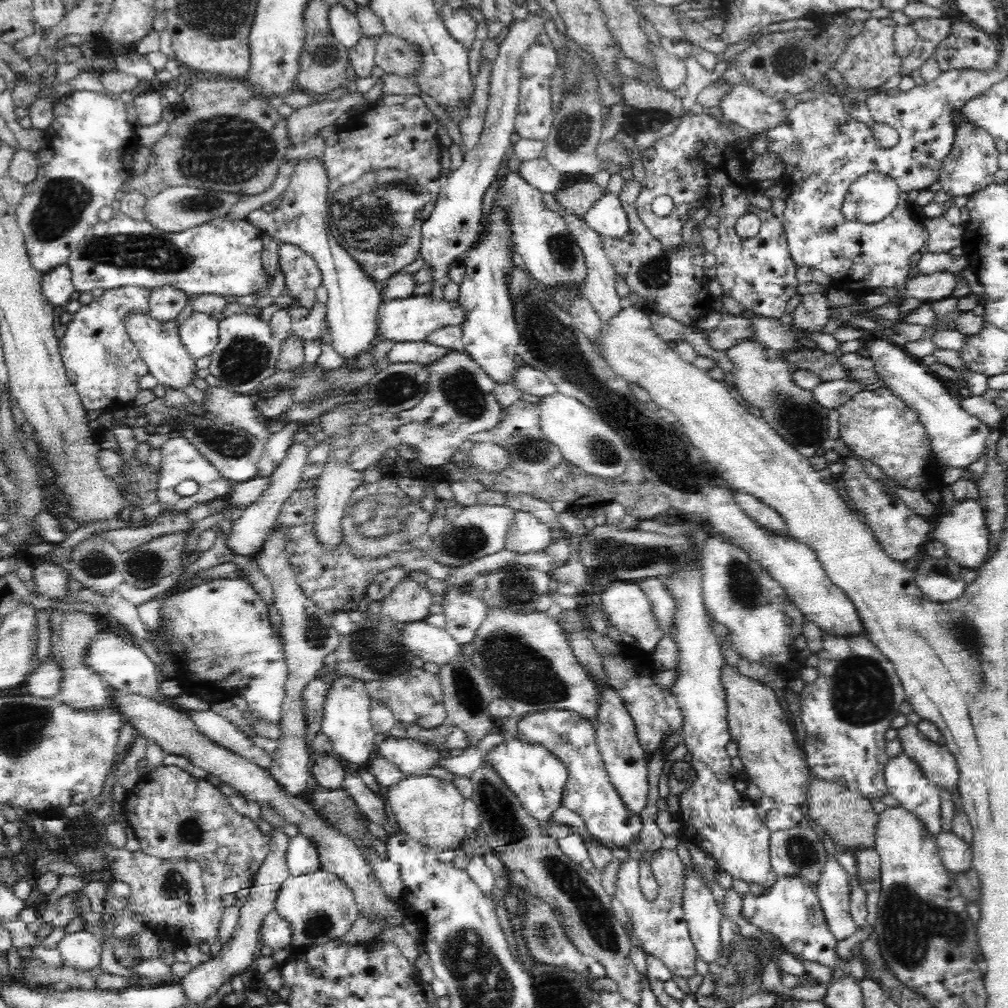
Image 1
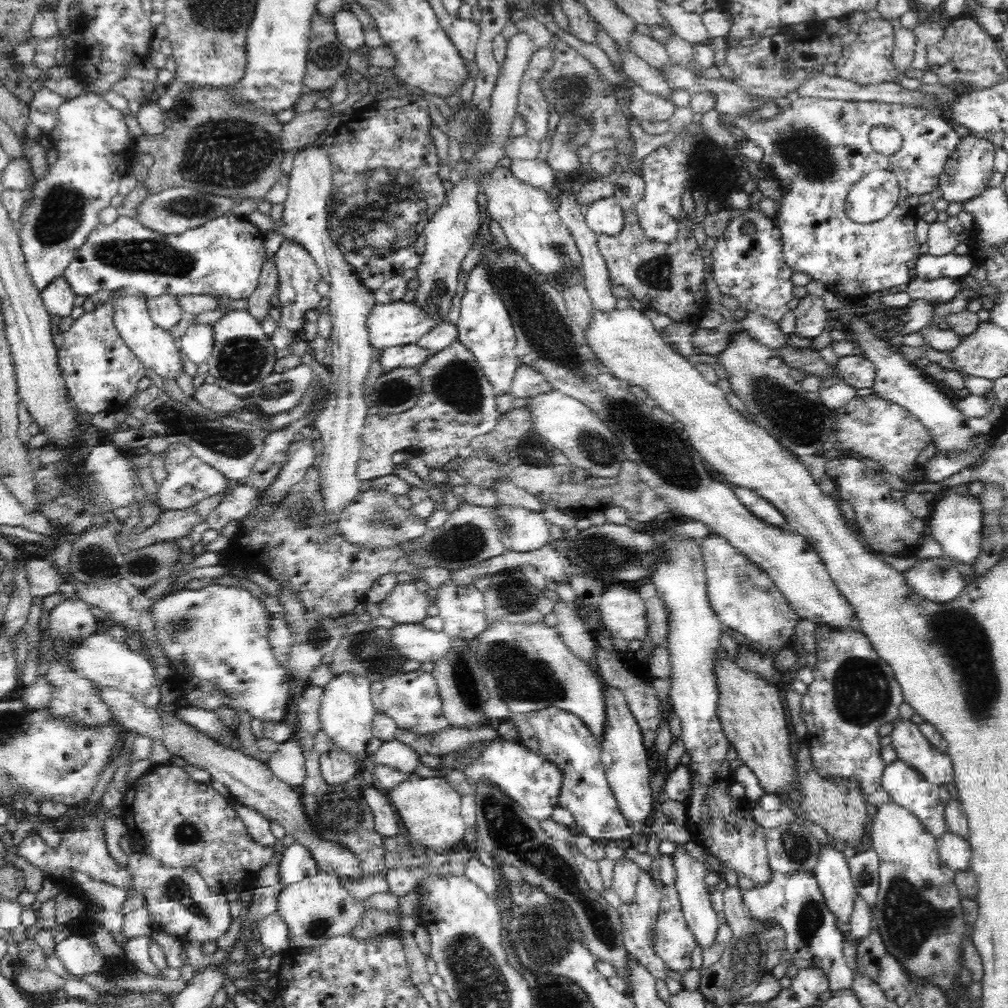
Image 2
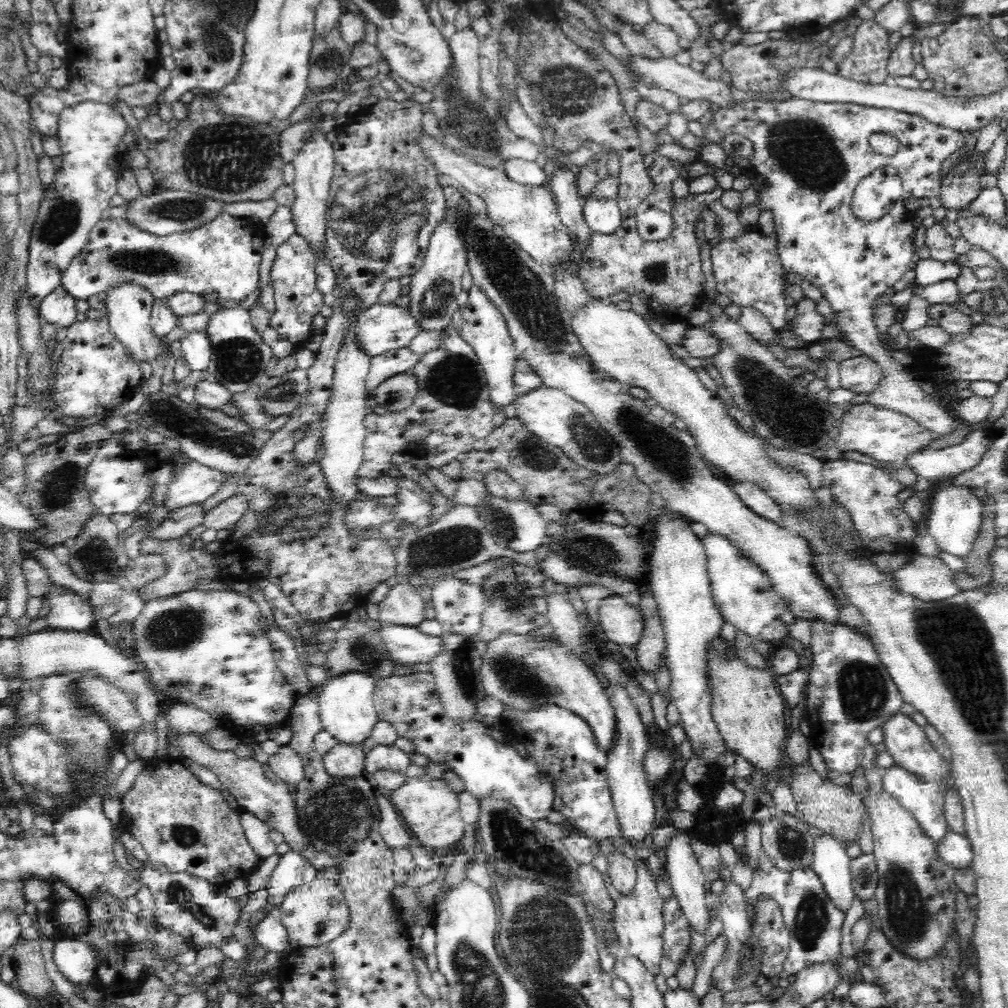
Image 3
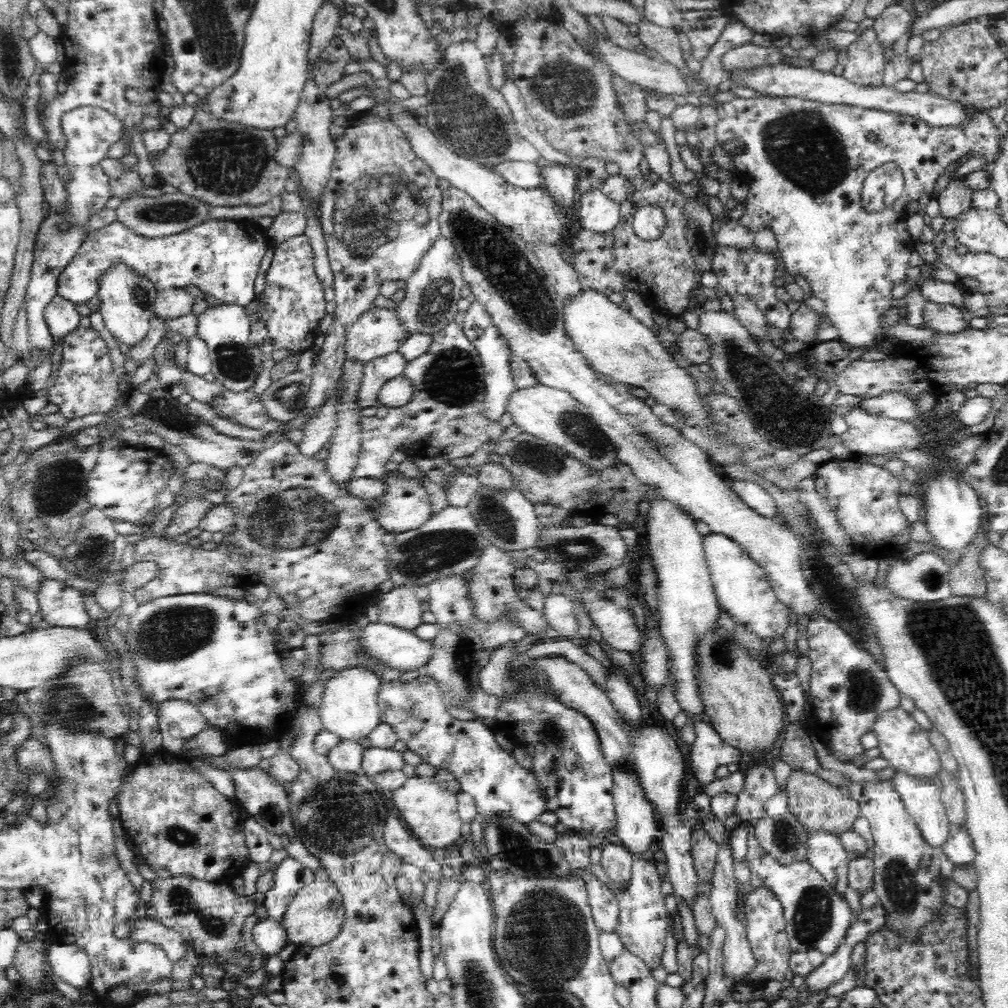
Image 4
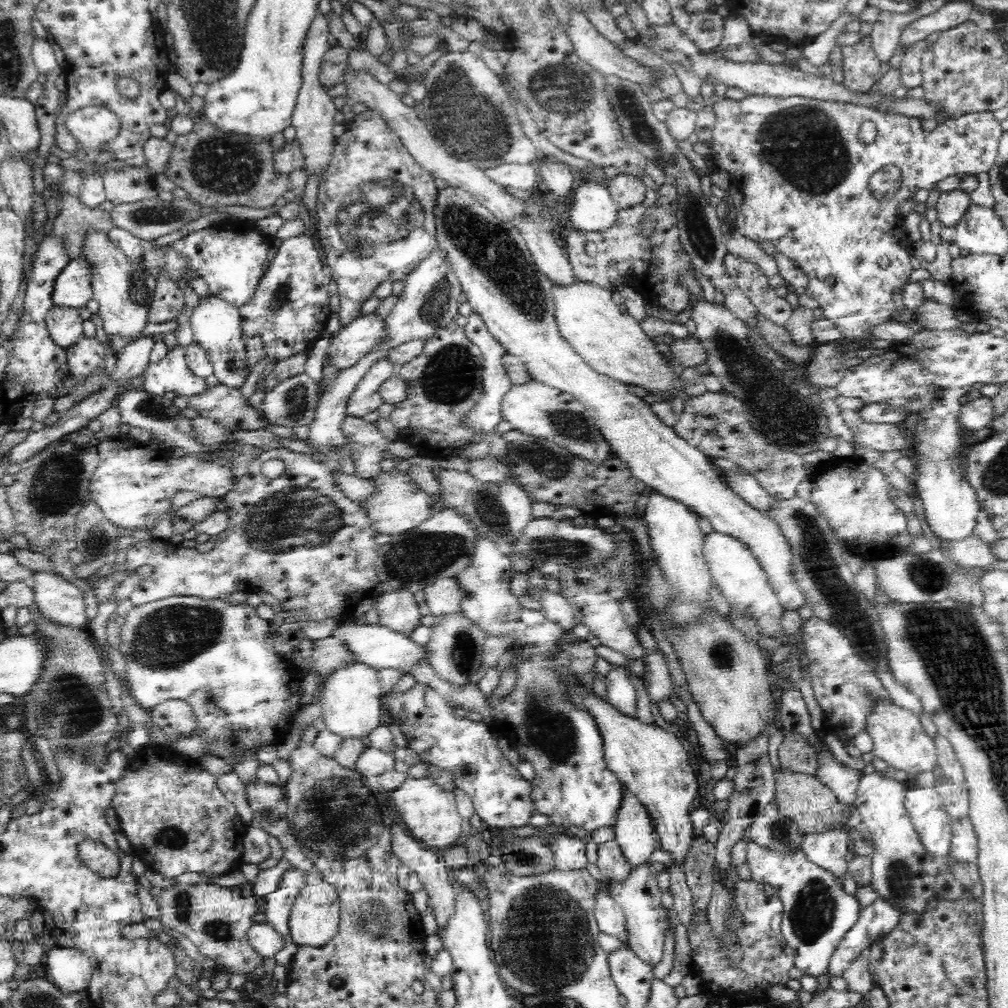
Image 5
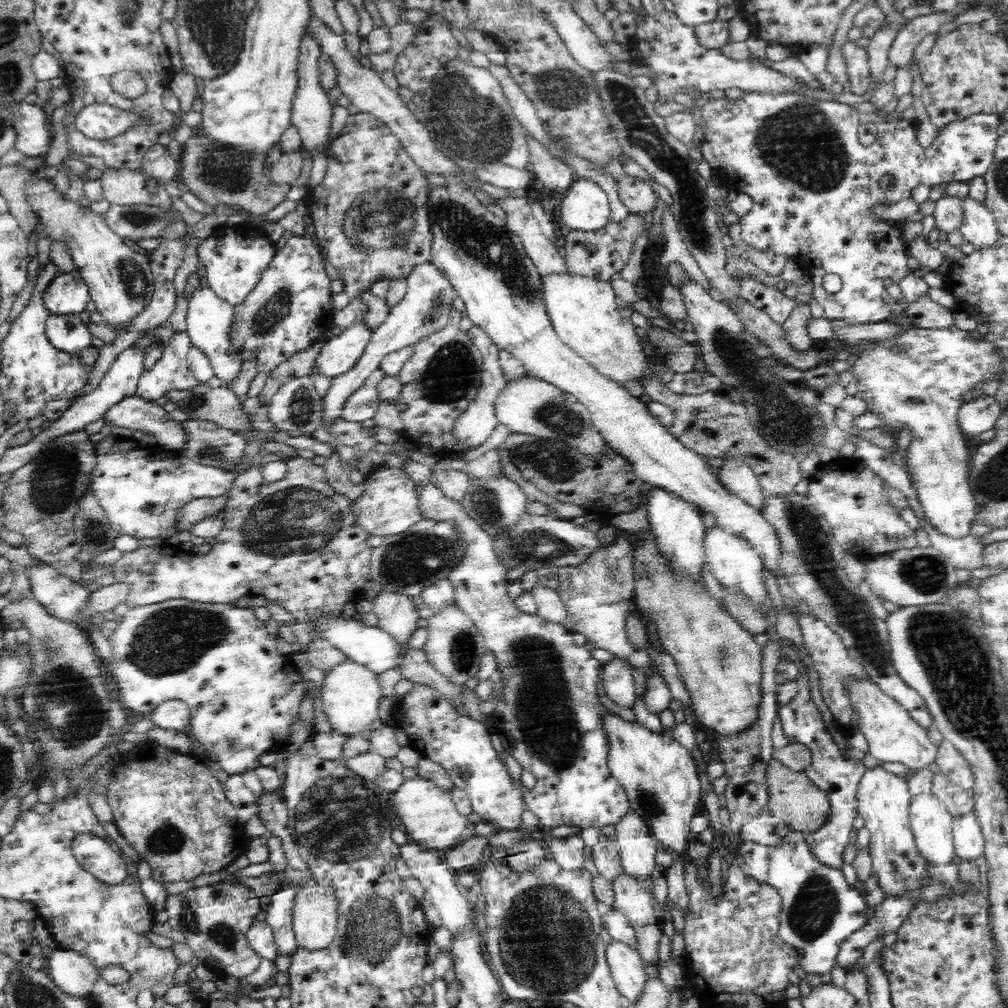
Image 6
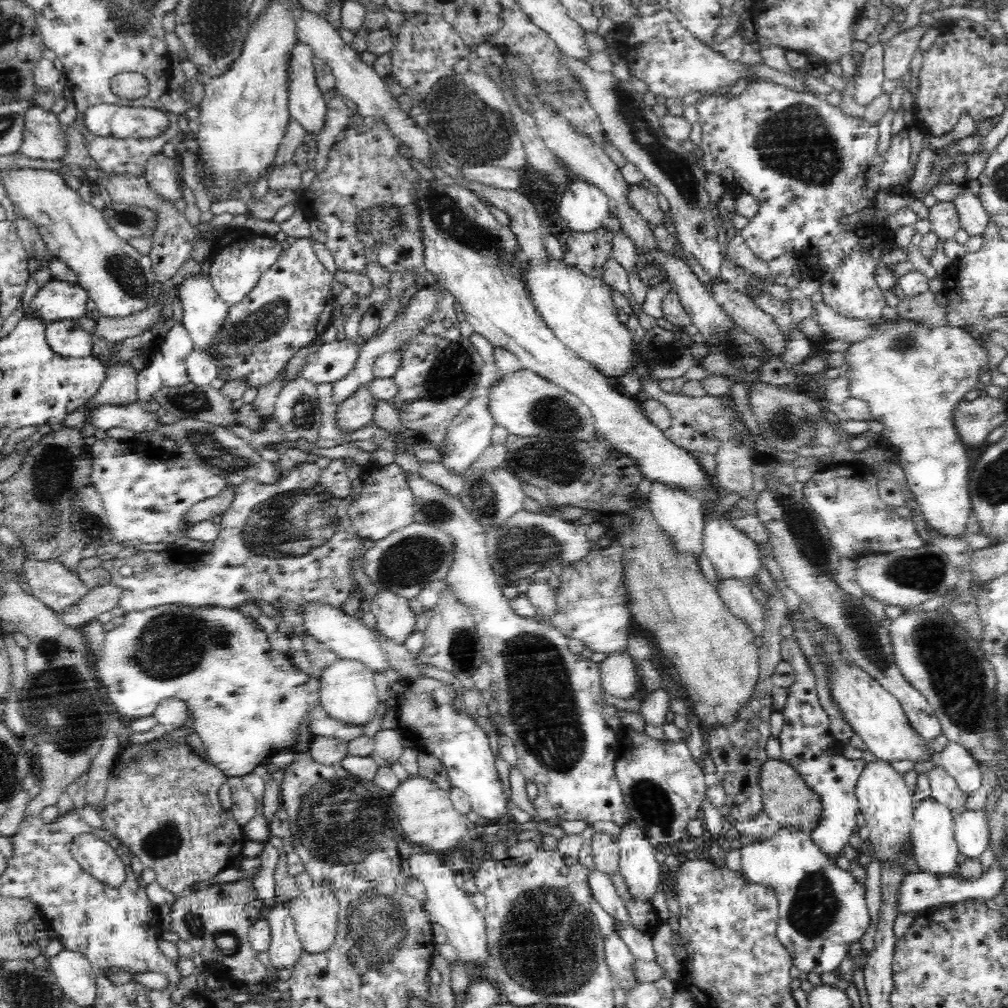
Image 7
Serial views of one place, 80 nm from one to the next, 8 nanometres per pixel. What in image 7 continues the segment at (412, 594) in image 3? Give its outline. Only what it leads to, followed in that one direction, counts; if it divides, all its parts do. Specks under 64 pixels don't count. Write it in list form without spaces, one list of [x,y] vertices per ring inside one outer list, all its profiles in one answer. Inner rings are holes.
[[[379,590],[370,600],[370,608],[377,619],[376,630],[395,643],[404,645],[406,638],[416,630],[416,614],[403,596]]]

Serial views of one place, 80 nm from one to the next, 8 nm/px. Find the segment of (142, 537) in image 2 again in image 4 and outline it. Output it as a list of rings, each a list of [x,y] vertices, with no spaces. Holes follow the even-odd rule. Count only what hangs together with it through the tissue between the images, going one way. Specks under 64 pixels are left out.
[[[205,498],[180,505],[161,538],[172,539],[175,536],[186,534],[190,530],[197,528],[199,522],[208,514],[212,507],[213,504]]]

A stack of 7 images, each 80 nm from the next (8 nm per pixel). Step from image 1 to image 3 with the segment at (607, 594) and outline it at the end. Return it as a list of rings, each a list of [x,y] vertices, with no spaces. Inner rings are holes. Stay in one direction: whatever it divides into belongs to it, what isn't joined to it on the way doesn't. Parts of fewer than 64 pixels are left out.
[[[613,594],[599,601],[599,620],[613,647],[627,644],[634,648],[642,638],[644,618],[638,607],[628,603],[624,597]]]

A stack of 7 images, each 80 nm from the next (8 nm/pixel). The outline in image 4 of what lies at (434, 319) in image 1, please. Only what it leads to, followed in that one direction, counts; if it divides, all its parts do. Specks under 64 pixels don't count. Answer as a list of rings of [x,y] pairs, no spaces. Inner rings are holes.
[[[370,308],[347,330],[343,342],[346,359],[356,359],[363,363],[396,352],[409,337],[395,310]]]

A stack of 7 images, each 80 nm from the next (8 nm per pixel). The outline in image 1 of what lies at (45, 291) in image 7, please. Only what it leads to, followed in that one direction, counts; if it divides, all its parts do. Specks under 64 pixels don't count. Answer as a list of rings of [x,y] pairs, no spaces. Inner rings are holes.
[[[117,211],[115,216],[106,222],[99,220],[98,224],[95,224],[90,230],[86,231],[84,238],[78,247],[70,254],[70,258],[67,262],[71,271],[71,280],[75,290],[79,293],[92,291],[96,288],[102,288],[105,290],[114,290],[114,288],[120,288],[120,286],[138,287],[144,288],[148,292],[156,291],[164,287],[174,288],[175,291],[183,292],[186,296],[196,296],[202,294],[218,294],[219,296],[236,296],[243,297],[251,294],[258,295],[259,293],[269,293],[271,284],[269,284],[269,276],[267,276],[266,270],[263,268],[262,252],[264,251],[264,242],[261,240],[262,231],[254,227],[248,219],[244,220],[230,220],[229,217],[218,217],[211,221],[199,224],[188,228],[184,232],[164,232],[154,225],[150,224],[146,219],[137,221],[129,216],[126,216],[122,211]]]

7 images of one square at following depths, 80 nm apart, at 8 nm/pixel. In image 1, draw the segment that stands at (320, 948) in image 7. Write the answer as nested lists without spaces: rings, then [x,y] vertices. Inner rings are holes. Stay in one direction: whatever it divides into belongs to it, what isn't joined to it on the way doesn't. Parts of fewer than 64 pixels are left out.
[[[321,869],[296,878],[289,877],[282,882],[275,900],[275,910],[290,923],[292,948],[326,944],[327,940],[344,936],[359,913],[354,895],[346,884],[338,876]]]

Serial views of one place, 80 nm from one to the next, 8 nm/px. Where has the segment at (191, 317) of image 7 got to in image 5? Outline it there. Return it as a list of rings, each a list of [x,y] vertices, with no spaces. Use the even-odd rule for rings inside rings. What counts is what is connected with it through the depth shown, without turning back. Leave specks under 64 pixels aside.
[[[202,298],[202,302],[192,312],[193,336],[200,342],[199,346],[206,349],[206,354],[213,366],[213,374],[223,386],[240,389],[250,376],[252,369],[248,369],[248,355],[242,340],[242,318],[238,307],[214,298]]]

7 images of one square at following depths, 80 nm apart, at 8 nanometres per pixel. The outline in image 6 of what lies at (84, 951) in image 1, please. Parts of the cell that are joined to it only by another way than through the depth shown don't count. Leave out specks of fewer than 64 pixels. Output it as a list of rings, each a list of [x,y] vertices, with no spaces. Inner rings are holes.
[[[57,948],[47,958],[45,969],[56,986],[71,997],[89,998],[97,969],[90,959],[74,950]]]

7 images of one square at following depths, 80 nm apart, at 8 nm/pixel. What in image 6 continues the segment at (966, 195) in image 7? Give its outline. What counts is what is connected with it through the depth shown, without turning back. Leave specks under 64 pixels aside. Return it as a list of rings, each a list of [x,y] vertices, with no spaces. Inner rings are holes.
[[[966,196],[962,198],[964,216],[959,226],[964,243],[972,243],[974,248],[986,249],[987,246],[1000,245],[1000,231],[996,226],[994,215],[984,202],[980,204]]]

